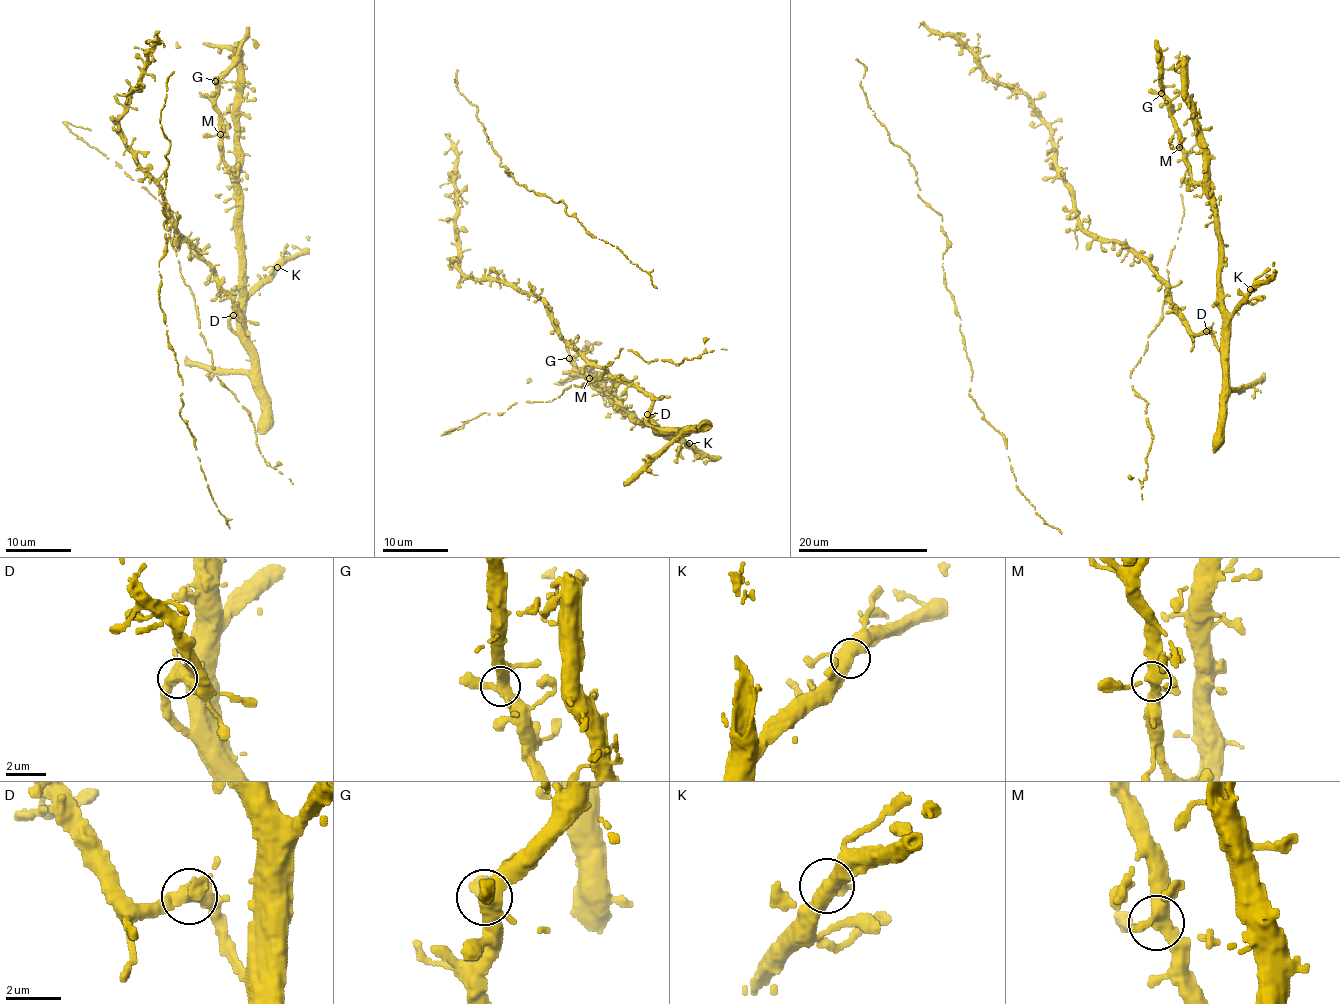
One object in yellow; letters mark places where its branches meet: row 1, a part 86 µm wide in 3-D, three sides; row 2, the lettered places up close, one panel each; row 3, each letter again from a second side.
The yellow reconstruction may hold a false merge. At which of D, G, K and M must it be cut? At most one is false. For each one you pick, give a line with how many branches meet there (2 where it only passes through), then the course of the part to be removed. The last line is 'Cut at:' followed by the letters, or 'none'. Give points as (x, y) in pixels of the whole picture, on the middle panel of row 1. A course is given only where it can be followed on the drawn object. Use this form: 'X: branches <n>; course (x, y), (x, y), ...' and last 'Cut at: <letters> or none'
Cut at: none

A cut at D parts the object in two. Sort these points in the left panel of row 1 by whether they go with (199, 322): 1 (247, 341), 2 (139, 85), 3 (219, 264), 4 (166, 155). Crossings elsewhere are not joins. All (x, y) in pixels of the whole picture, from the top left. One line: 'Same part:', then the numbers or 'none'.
Same part: 1, 4

